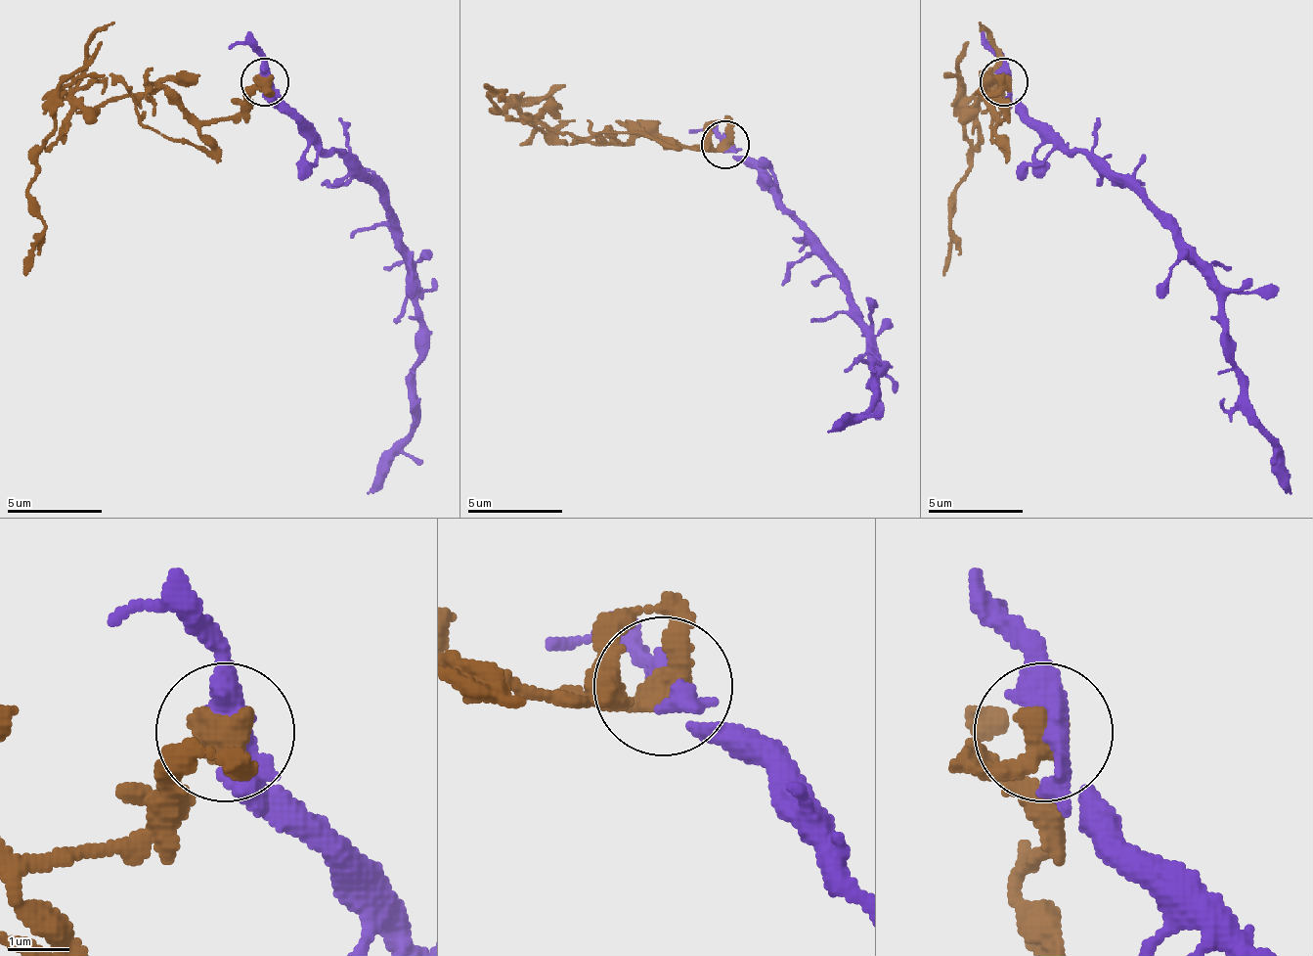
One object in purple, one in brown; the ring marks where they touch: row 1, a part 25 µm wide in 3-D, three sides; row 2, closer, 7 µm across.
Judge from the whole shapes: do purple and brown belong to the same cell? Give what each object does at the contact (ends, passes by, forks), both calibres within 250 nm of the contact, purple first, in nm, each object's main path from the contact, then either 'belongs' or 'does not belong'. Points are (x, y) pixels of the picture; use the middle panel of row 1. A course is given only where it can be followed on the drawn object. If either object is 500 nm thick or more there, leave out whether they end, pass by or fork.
calibres 440 and 600 nm; course purple (726, 146), (765, 179), (808, 246), (846, 284), (879, 361), (874, 399), (860, 413), (846, 413), (826, 432); course brown (726, 146), (722, 121), (697, 146), (621, 126), (578, 141), (497, 108), (487, 98), (502, 93), (487, 83); does not belong

